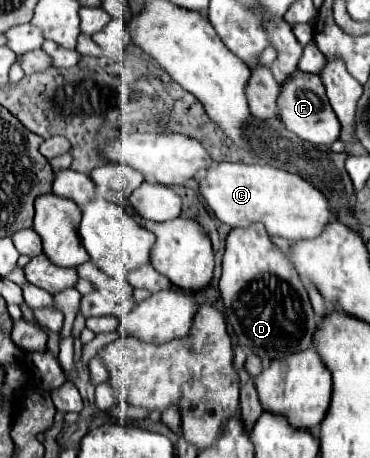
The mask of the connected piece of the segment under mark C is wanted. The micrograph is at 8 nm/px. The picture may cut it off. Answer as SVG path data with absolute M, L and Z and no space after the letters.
M219 162L207 170L207 176L199 178L199 190L215 216L231 228L249 228L261 222L269 236L283 236L293 242L317 238L317 234L337 220L325 194L301 176L269 164Z

